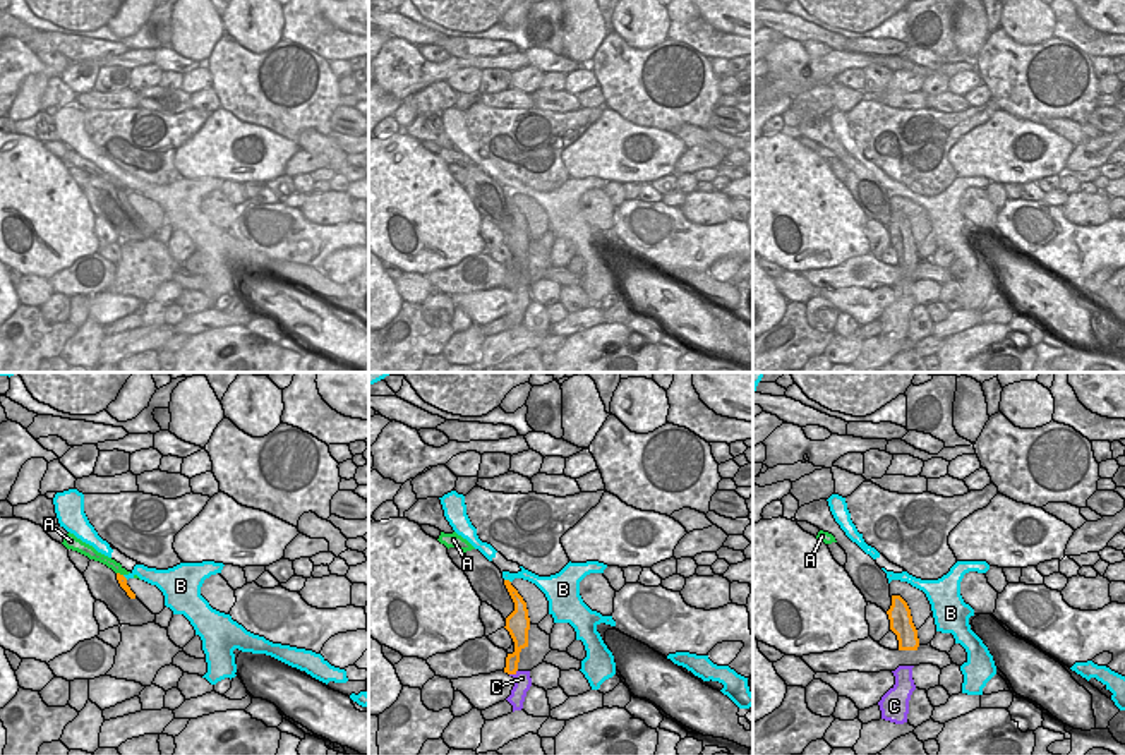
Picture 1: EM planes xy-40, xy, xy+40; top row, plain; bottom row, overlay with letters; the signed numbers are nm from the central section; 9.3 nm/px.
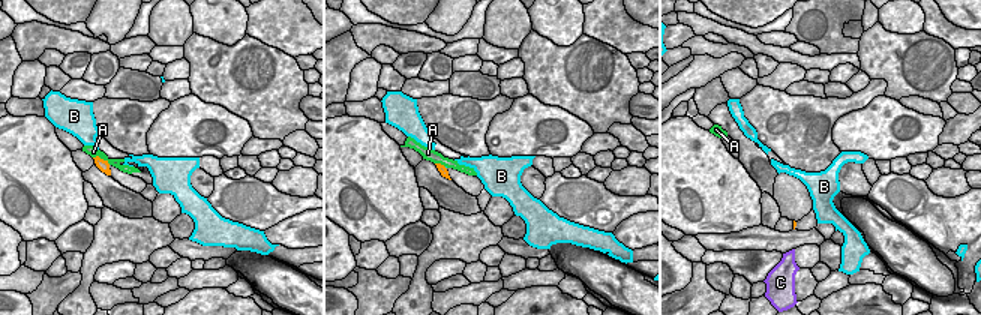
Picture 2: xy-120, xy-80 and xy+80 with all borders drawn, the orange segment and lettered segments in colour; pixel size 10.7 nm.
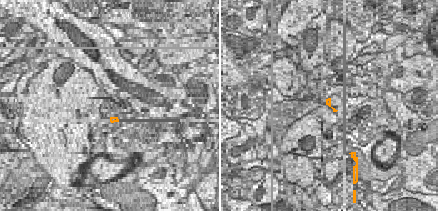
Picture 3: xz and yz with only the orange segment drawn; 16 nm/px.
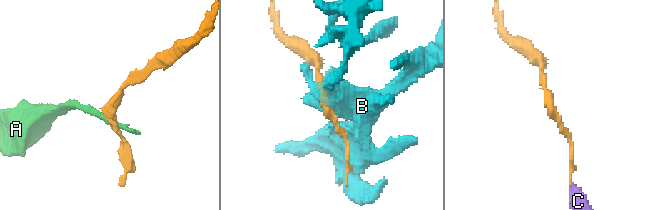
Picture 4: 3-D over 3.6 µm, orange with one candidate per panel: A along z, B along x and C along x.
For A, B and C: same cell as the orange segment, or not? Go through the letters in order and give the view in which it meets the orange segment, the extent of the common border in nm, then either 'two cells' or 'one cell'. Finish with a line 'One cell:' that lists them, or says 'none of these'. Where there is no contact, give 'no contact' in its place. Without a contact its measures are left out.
A: xy-40 | 70 nm | two cells
B: xy | 70 nm | two cells
C: xy | 100 nm | one cell
One cell: C

